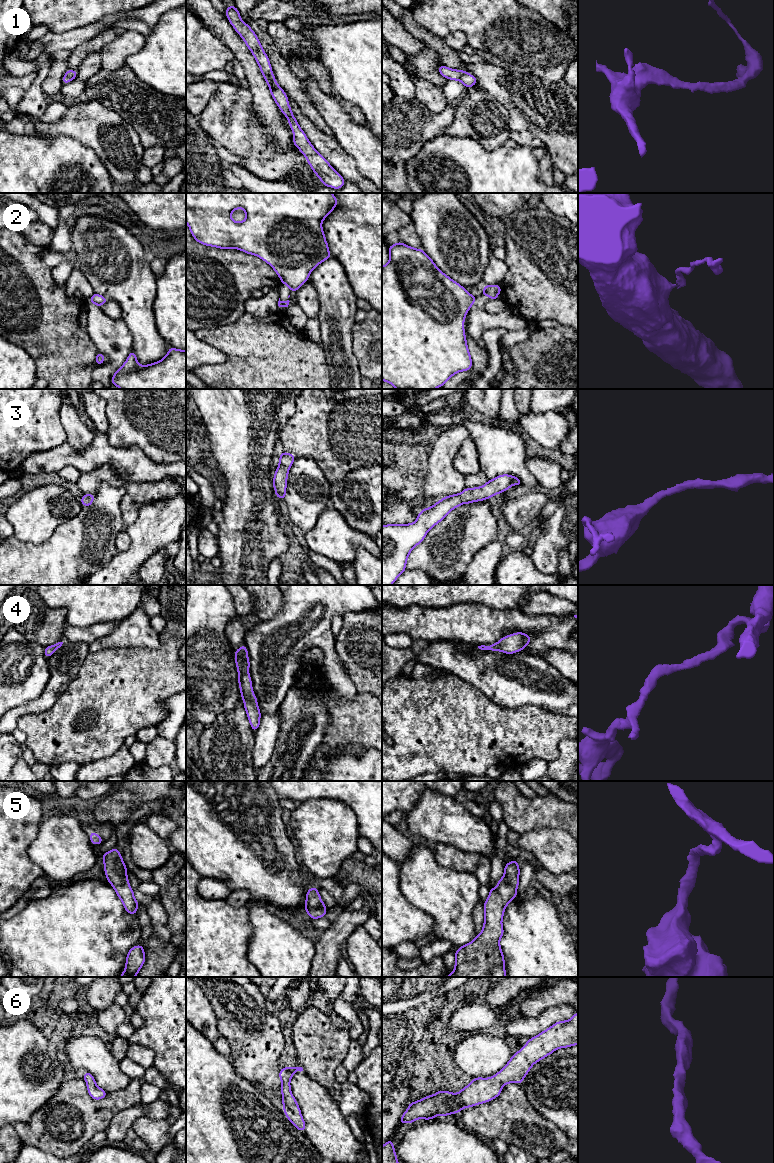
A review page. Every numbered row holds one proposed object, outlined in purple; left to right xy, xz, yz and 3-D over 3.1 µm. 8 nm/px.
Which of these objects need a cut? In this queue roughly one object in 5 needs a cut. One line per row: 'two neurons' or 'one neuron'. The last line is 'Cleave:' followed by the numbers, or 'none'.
1: one neuron
2: two neurons
3: one neuron
4: one neuron
5: one neuron
6: one neuron
Cleave: 2

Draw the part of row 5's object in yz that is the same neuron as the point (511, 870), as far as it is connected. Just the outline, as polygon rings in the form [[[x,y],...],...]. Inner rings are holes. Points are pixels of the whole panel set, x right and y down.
[[[517,859],[505,864],[504,876],[495,888],[490,888],[484,902],[484,925],[481,933],[473,941],[457,949],[454,970],[446,977],[506,977],[505,960],[500,947],[500,938],[504,934],[502,919],[506,906],[517,896],[519,874]]]

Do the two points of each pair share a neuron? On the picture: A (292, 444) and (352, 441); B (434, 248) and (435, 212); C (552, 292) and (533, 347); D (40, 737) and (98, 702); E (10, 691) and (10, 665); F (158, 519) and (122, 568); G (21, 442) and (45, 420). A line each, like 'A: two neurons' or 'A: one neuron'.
A: one neuron
B: one neuron
C: two neurons
D: one neuron
E: one neuron
F: one neuron
G: one neuron

